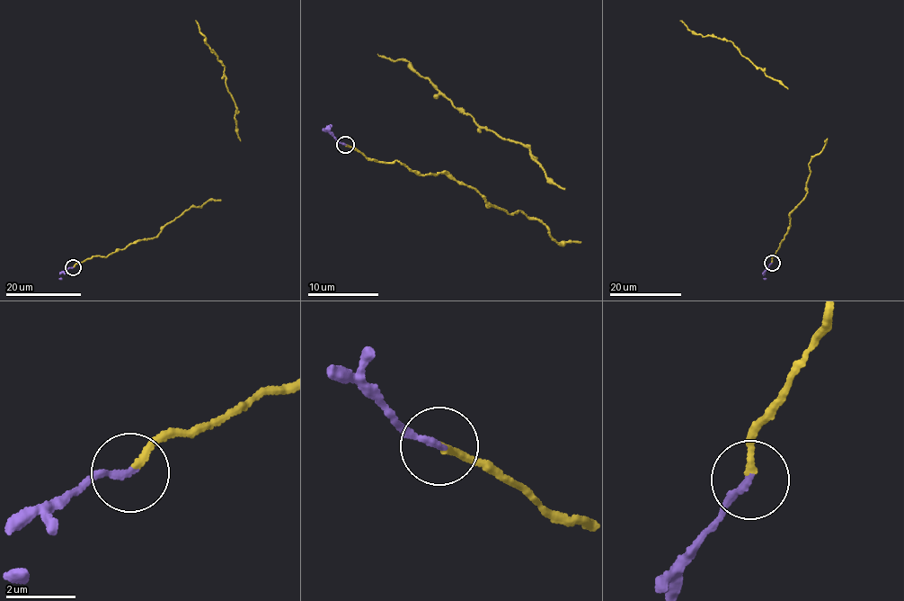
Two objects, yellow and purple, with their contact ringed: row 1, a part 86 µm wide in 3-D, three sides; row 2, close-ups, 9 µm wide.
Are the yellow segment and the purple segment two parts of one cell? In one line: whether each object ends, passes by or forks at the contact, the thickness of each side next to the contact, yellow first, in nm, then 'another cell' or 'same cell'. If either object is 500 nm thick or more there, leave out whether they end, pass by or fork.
yellow ends; purple ends; calibres 170 and 190 nm; same cell

